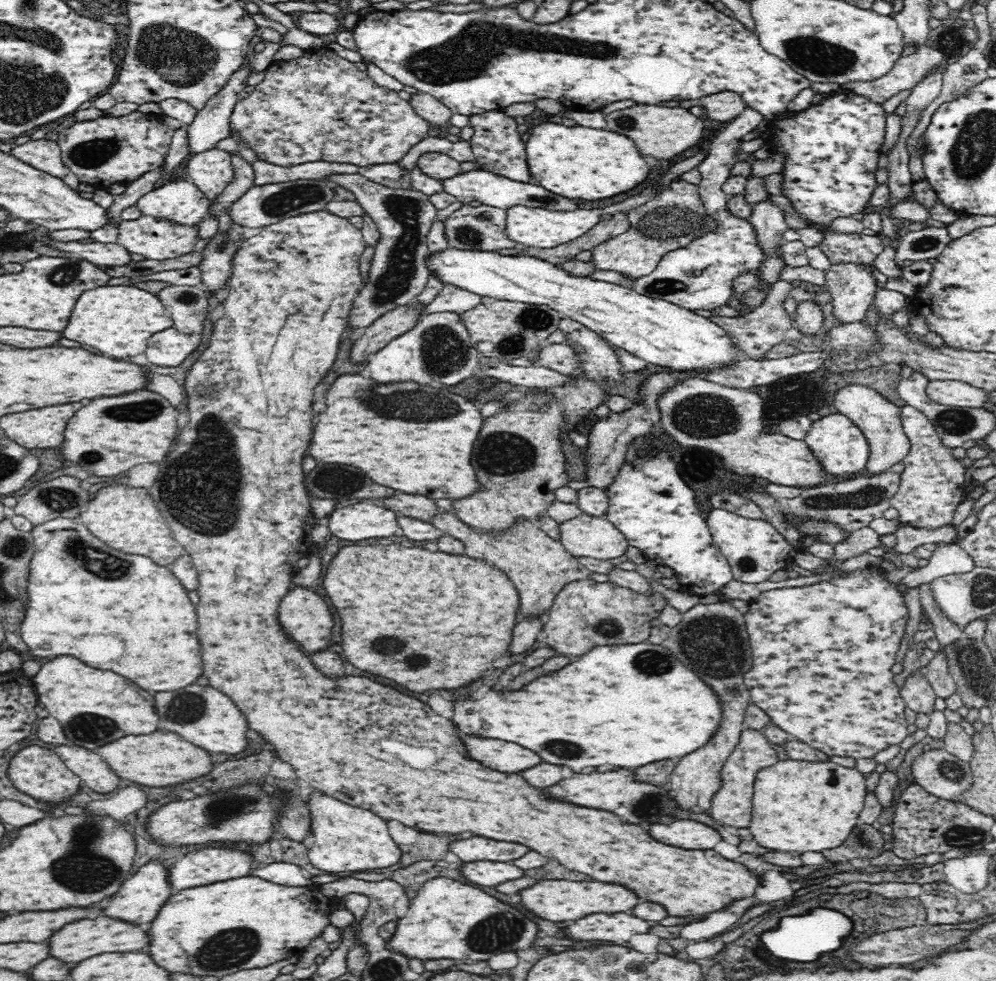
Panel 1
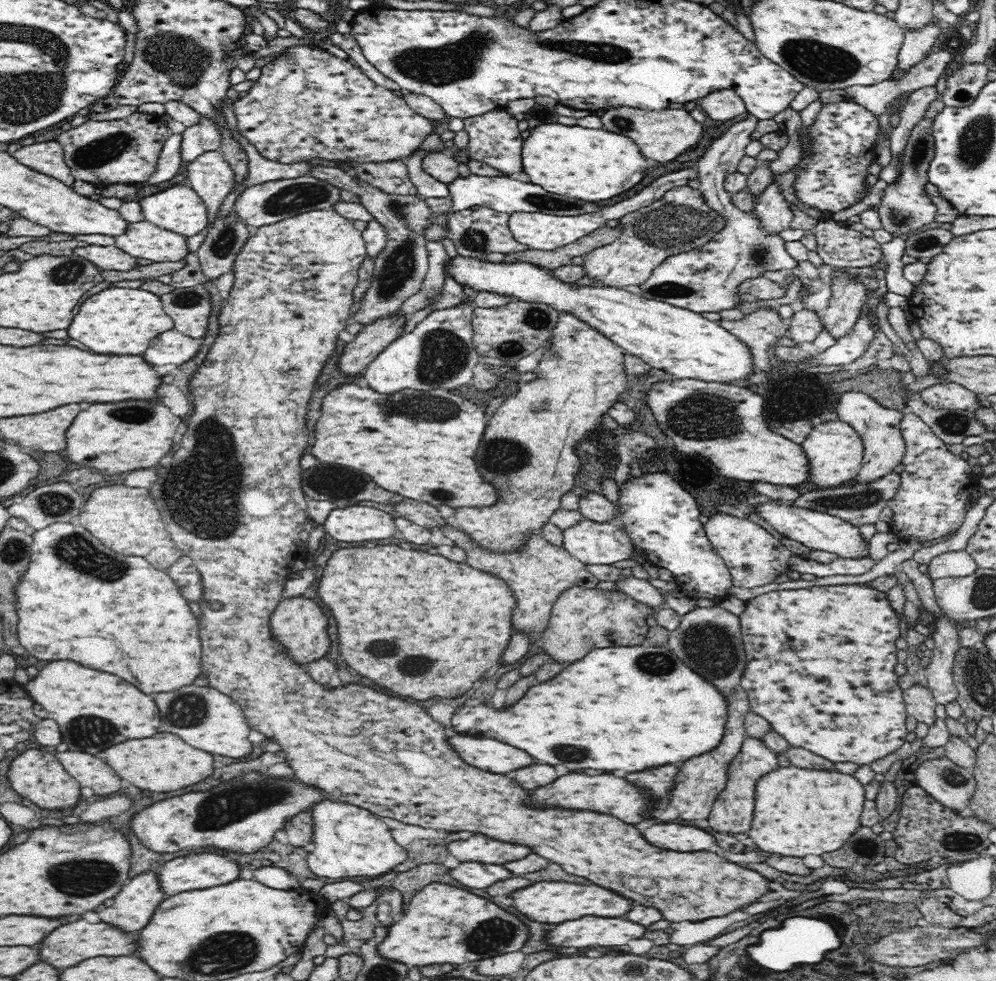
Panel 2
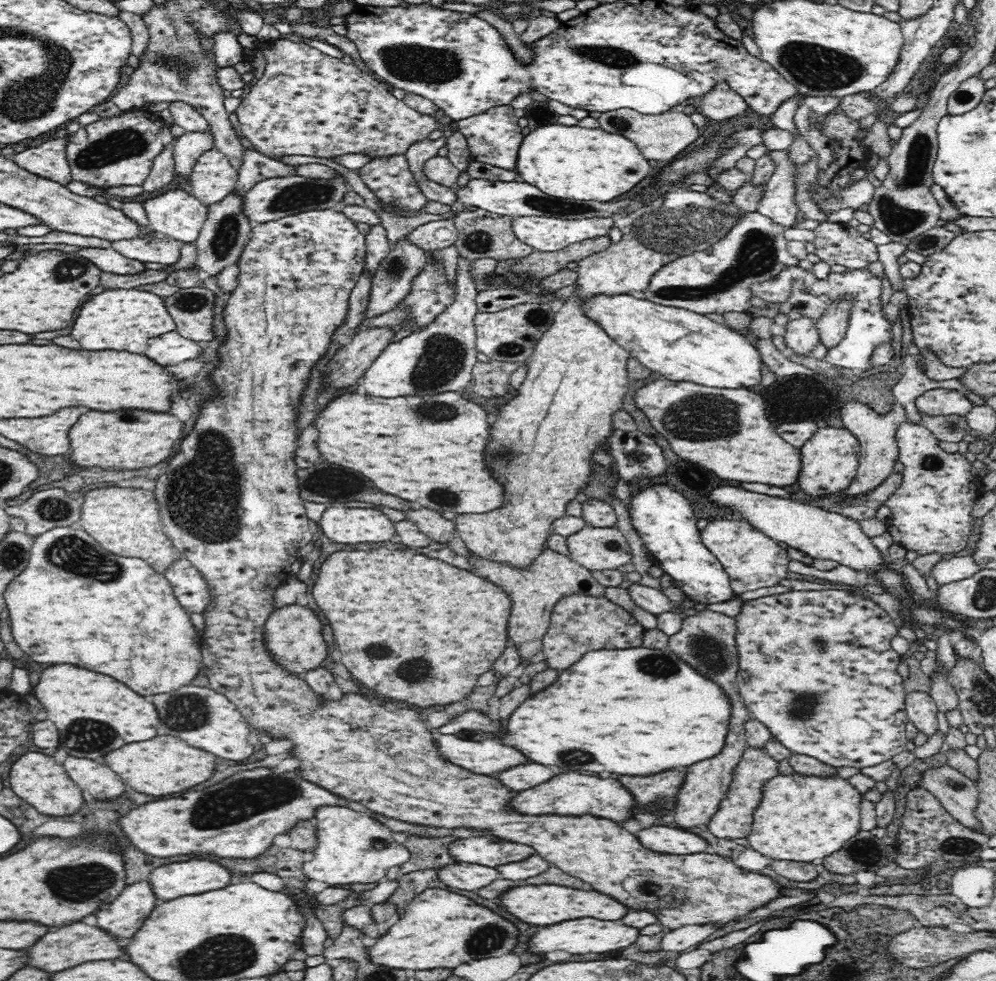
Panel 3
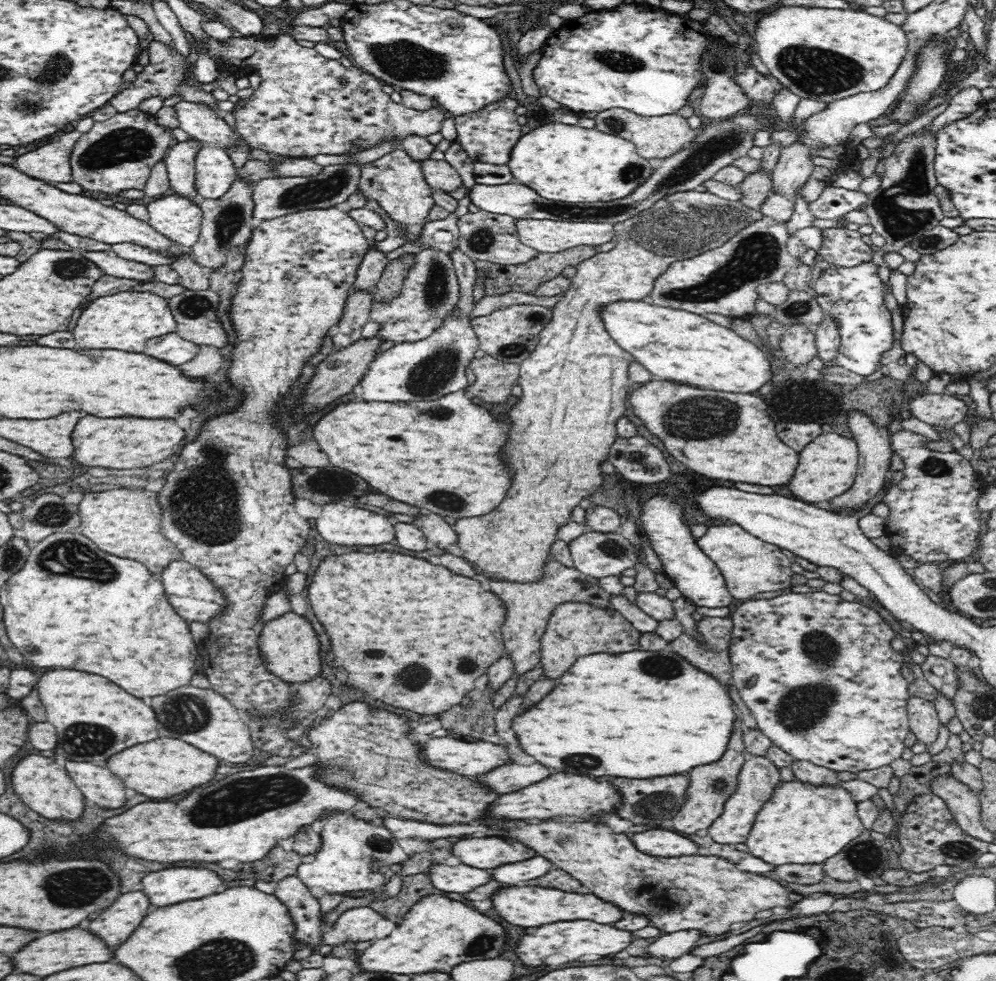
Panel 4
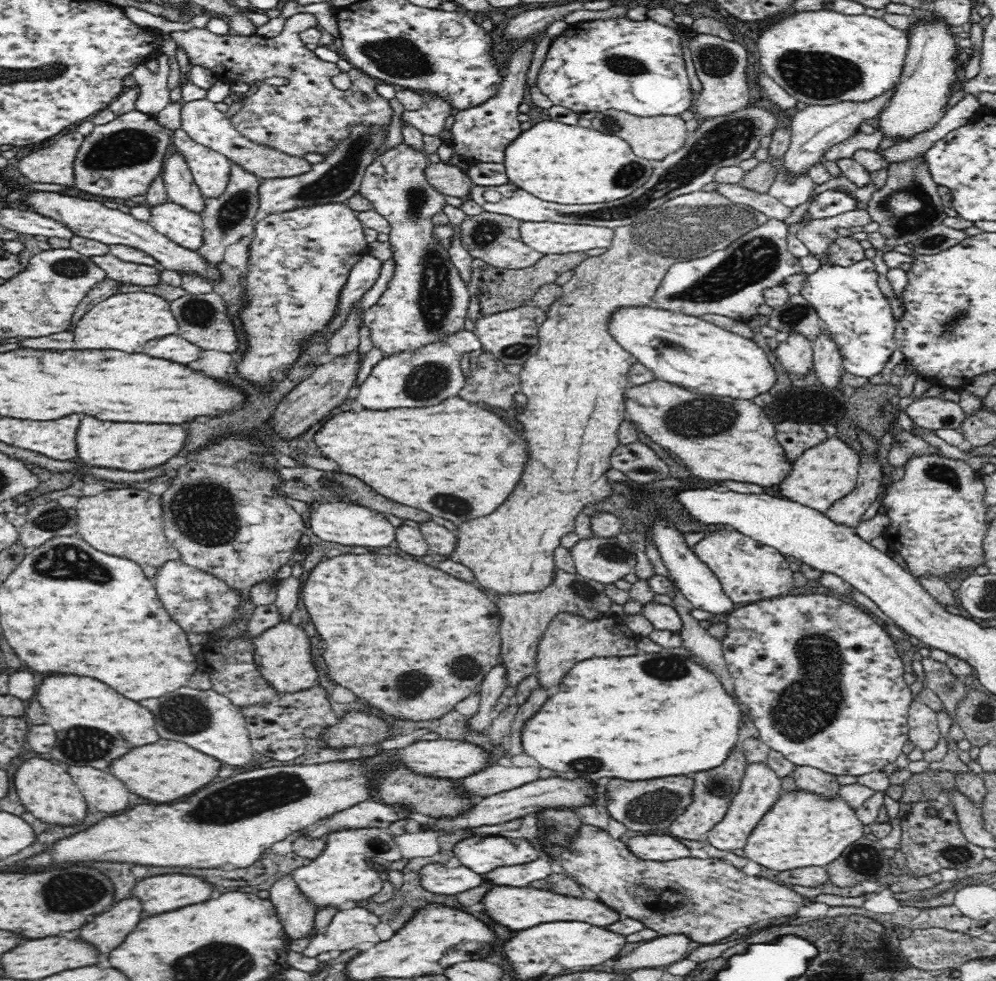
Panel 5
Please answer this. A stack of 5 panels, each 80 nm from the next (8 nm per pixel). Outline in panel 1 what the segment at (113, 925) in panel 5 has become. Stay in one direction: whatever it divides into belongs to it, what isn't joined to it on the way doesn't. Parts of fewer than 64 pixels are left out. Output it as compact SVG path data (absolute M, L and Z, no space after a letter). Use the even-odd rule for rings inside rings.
M150 861L141 866L137 872L130 875L120 886L118 892L113 894L108 906L101 912L110 918L117 918L124 922L131 922L136 926L152 922L160 912L164 903L176 892L168 882L168 864L166 861Z

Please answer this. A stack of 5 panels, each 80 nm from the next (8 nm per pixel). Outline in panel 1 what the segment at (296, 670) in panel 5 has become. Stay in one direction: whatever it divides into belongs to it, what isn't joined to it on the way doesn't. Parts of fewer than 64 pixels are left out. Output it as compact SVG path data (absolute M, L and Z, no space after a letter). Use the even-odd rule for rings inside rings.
M294 588L282 598L282 604L278 609L278 622L282 624L284 632L302 646L305 654L311 656L314 652L320 652L330 645L330 634L332 634L330 630L334 626L334 616L328 604L318 594L306 588Z

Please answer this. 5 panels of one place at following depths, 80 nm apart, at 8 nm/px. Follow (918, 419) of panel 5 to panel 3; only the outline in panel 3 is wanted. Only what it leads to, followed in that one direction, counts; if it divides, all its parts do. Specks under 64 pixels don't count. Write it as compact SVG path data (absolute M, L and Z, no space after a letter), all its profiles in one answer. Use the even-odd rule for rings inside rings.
M942 388L930 389L916 398L916 408L929 416L965 416L974 404L962 393Z

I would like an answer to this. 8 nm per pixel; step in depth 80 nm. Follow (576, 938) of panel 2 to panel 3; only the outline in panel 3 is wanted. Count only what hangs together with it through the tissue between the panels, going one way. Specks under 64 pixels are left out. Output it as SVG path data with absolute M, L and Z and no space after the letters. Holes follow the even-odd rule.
M577 918L576 920L568 920L545 926L544 928L536 928L536 932L532 934L530 942L528 942L528 952L534 954L548 954L554 950L564 950L572 956L576 954L597 954L601 957L613 956L620 952L620 948L626 948L630 944L635 944L636 938L640 936L638 928L632 928L616 921L600 920L598 918Z

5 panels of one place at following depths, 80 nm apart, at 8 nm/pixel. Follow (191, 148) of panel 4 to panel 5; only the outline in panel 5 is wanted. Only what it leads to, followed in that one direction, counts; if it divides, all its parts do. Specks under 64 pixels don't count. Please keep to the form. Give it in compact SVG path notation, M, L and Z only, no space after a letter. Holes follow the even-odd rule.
M176 151L164 164L162 175L167 190L167 200L201 216L206 198L195 183L183 156Z

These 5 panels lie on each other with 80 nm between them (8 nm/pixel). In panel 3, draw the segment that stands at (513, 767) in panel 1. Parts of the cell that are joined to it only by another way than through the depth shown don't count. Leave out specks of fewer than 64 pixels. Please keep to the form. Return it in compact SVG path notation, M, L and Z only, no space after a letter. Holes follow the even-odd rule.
M436 733L435 746L441 757L474 774L496 774L510 766L526 764L526 756L500 744L496 738L462 739L455 734Z

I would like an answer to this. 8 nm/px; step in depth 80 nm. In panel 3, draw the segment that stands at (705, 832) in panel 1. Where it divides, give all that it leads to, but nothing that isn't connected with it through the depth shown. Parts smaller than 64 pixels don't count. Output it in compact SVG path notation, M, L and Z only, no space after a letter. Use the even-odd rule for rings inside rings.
M652 825L636 832L636 839L648 850L662 854L696 854L706 852L708 843L704 838L680 827Z

